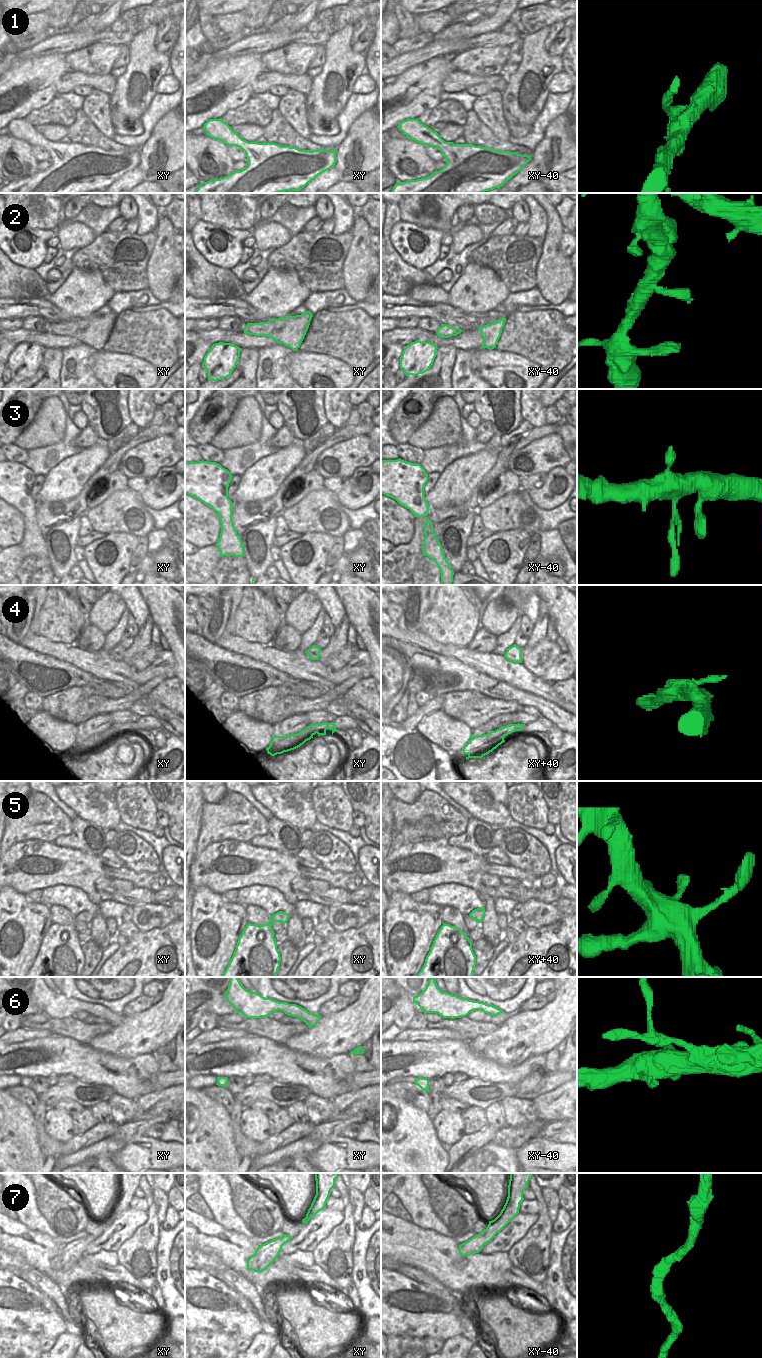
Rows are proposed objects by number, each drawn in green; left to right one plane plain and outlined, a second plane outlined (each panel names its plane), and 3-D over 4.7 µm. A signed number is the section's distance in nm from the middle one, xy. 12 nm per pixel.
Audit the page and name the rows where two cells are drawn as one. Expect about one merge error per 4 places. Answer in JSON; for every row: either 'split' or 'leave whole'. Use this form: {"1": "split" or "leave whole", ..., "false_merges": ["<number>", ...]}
{"1": "leave whole", "2": "leave whole", "3": "leave whole", "4": "leave whole", "5": "leave whole", "6": "split", "7": "leave whole", "false_merges": ["6"]}

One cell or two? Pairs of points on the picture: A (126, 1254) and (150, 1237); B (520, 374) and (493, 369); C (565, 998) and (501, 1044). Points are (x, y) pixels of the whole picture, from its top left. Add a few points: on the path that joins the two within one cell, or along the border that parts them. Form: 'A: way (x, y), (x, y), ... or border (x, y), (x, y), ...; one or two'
A: way (132, 1253), (144, 1243); one
B: way (513, 371), (500, 369); one
C: way (549, 1014), (530, 1033), (524, 1034), (517, 1039); one

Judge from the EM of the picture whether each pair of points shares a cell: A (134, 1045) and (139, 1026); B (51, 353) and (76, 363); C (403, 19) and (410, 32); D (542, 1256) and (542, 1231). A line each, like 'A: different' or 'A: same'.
A: same
B: different
C: same
D: same

